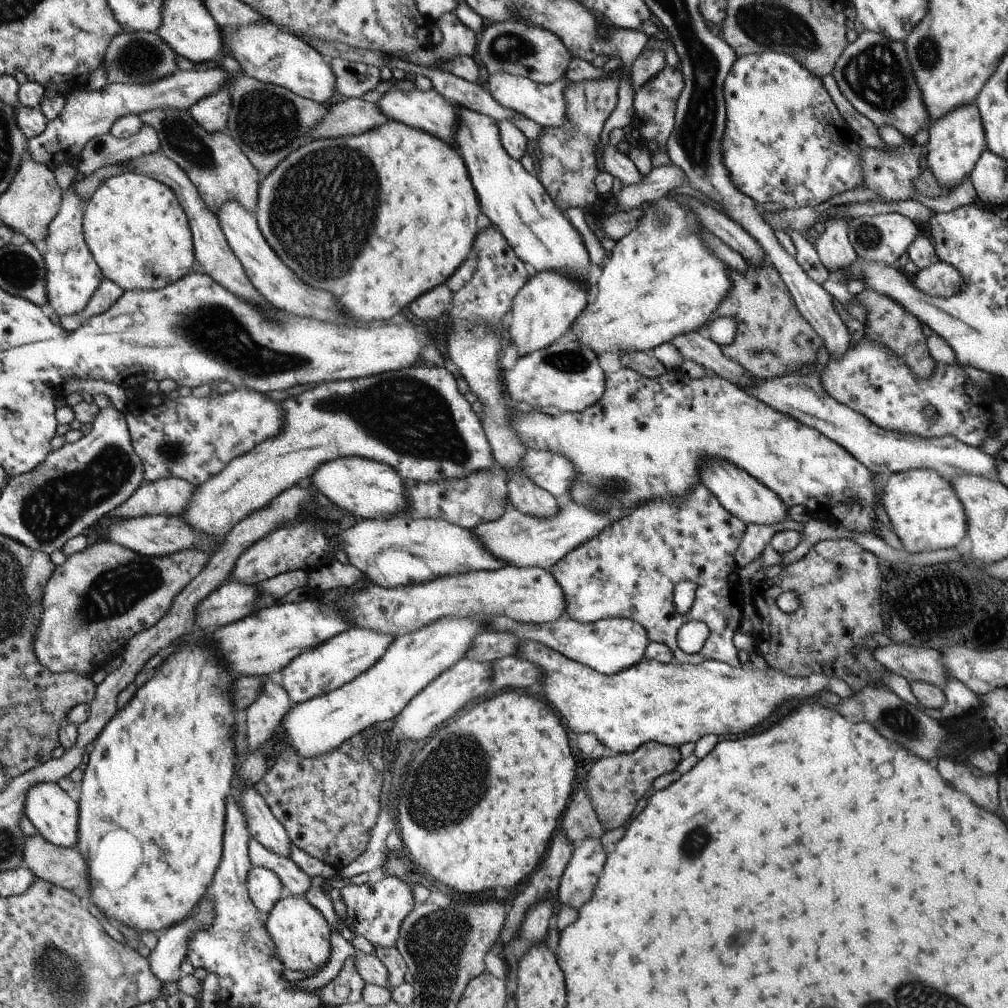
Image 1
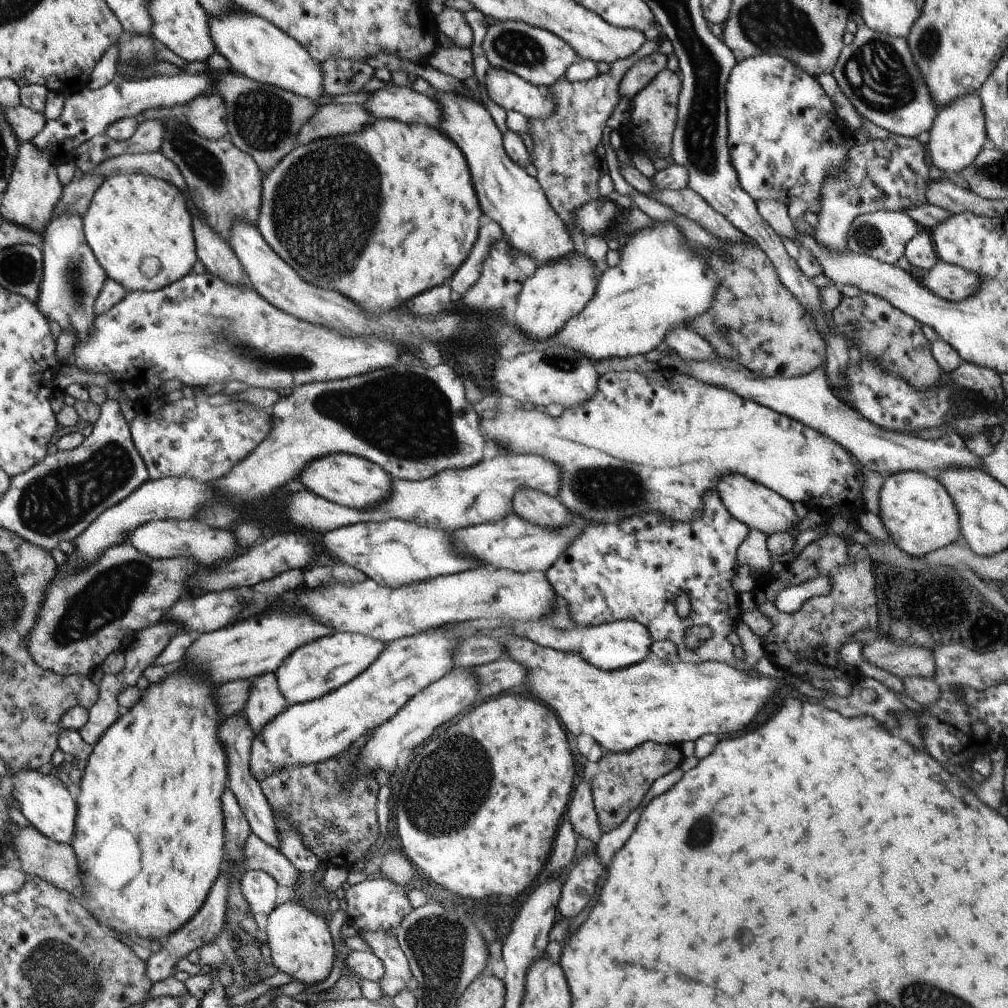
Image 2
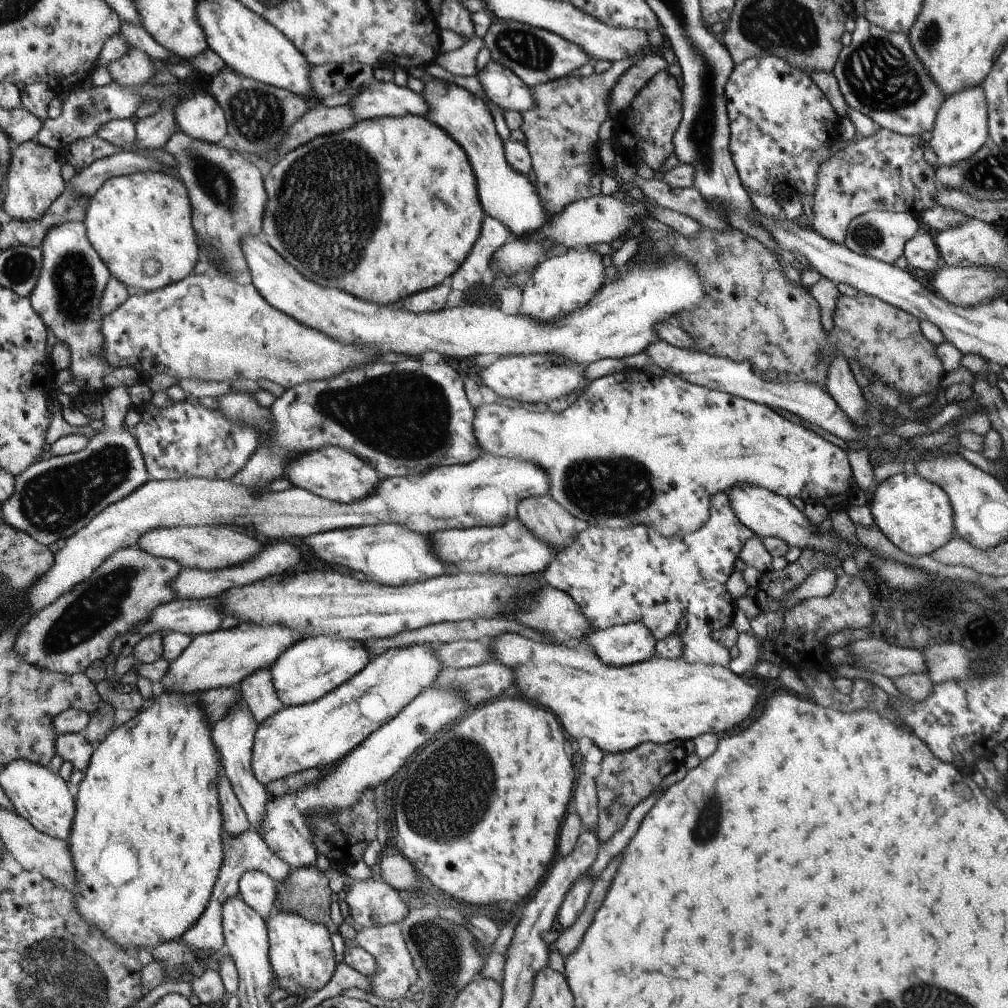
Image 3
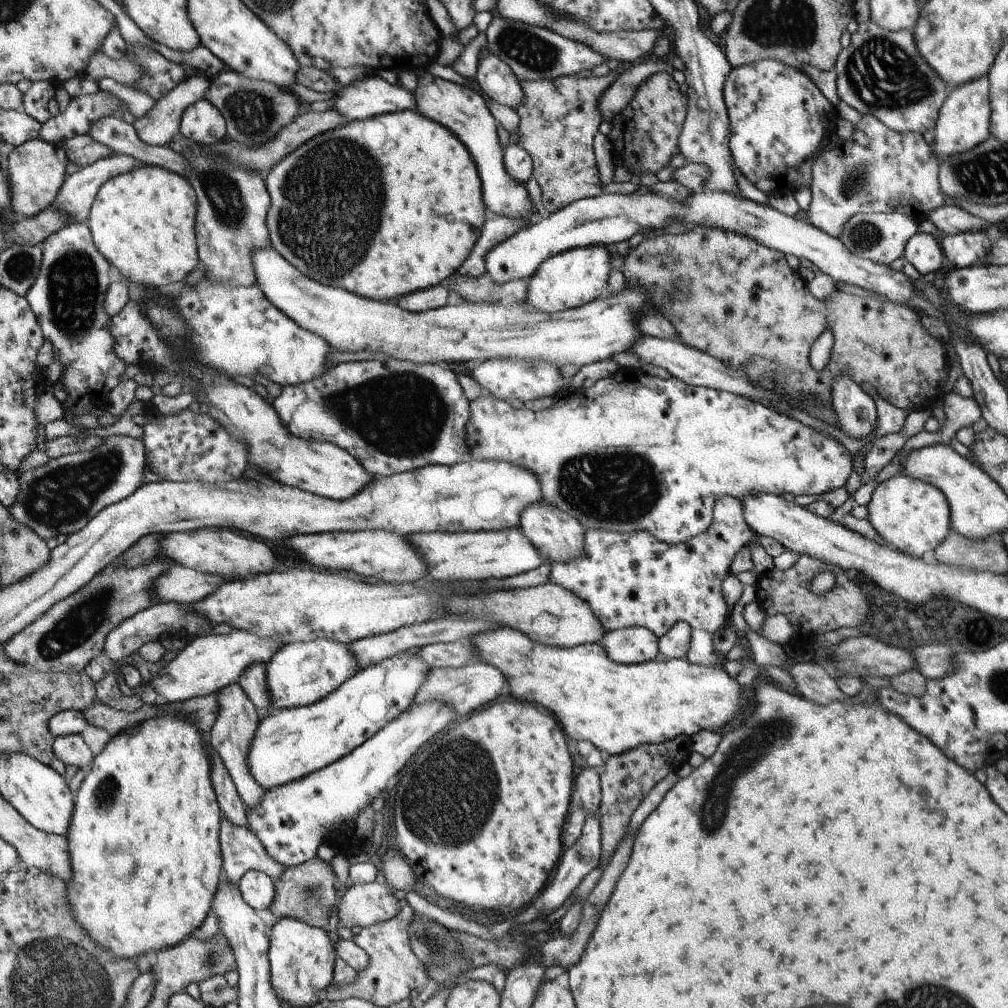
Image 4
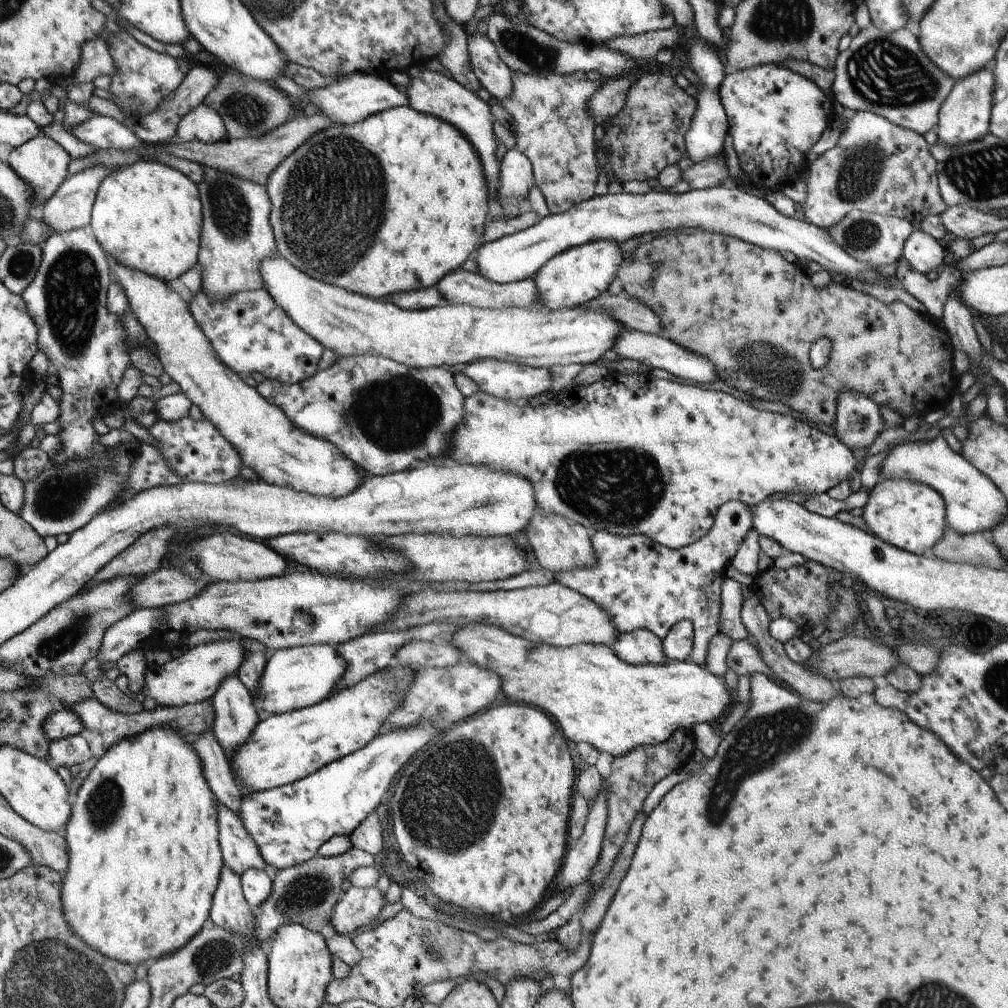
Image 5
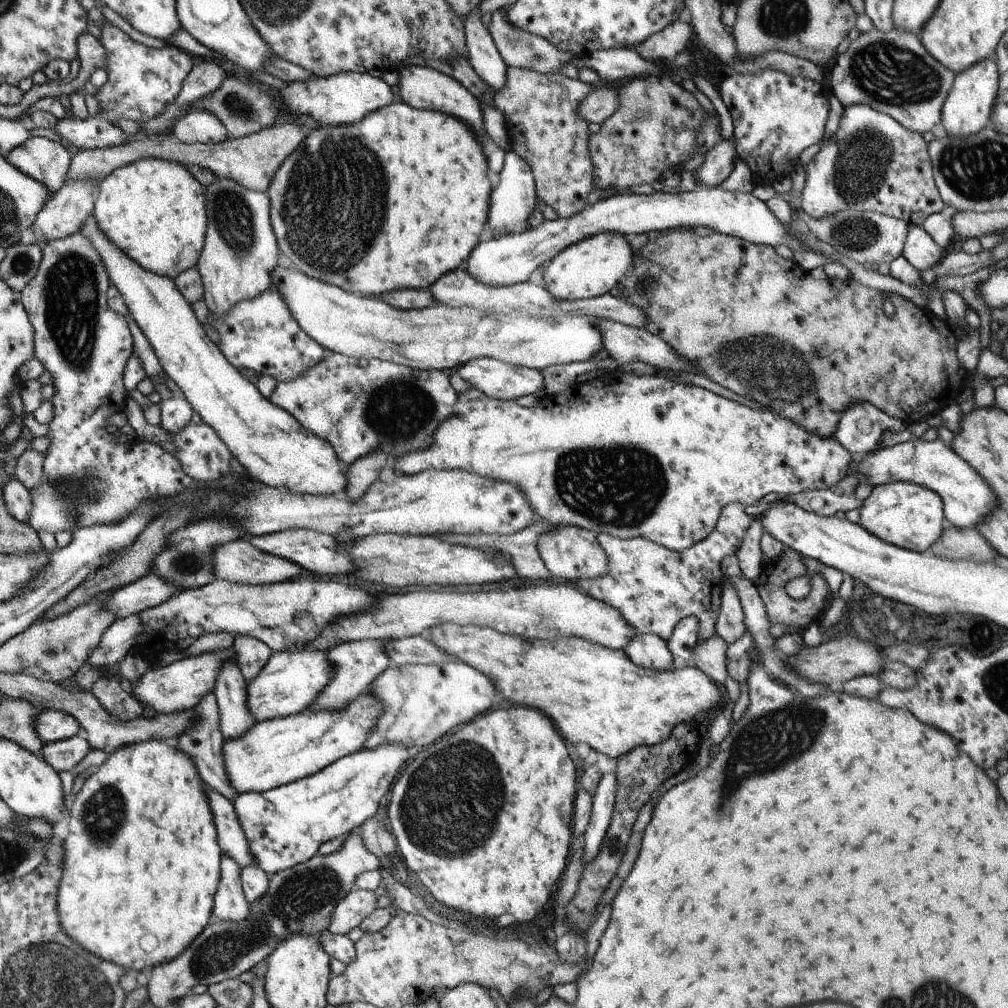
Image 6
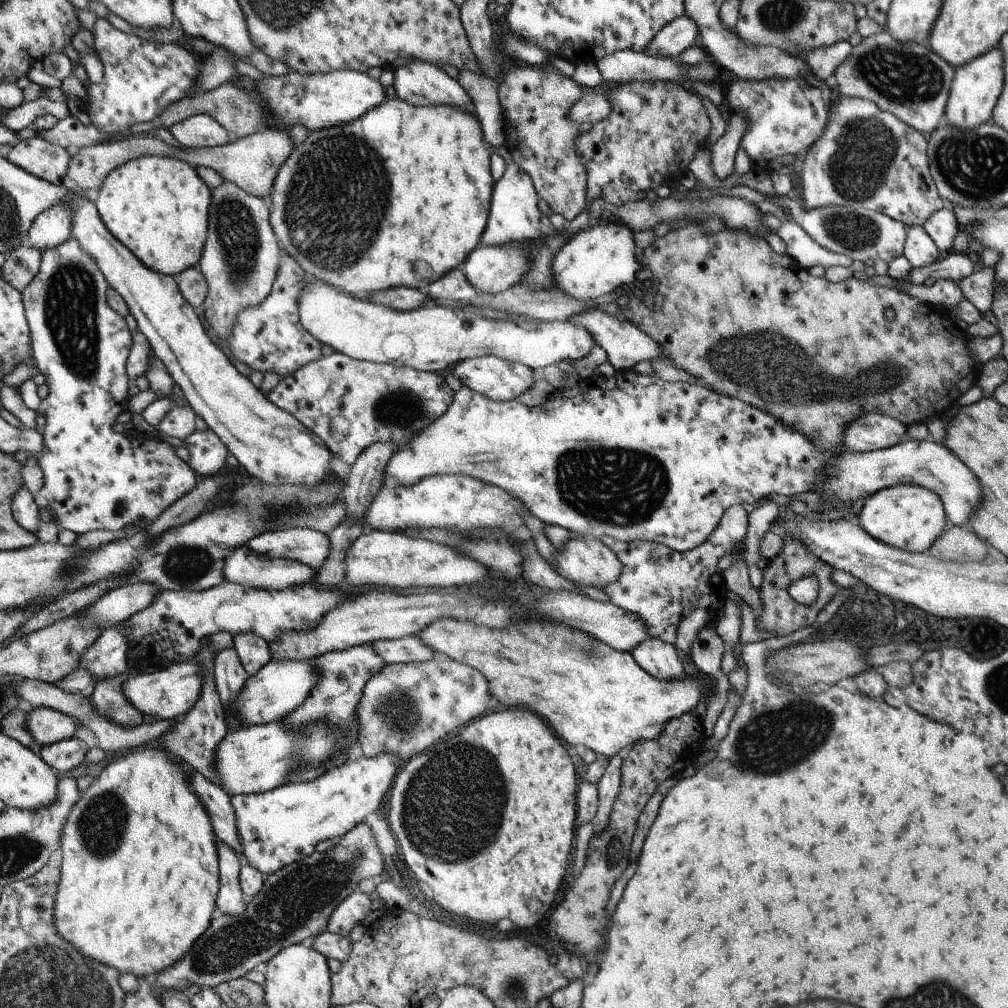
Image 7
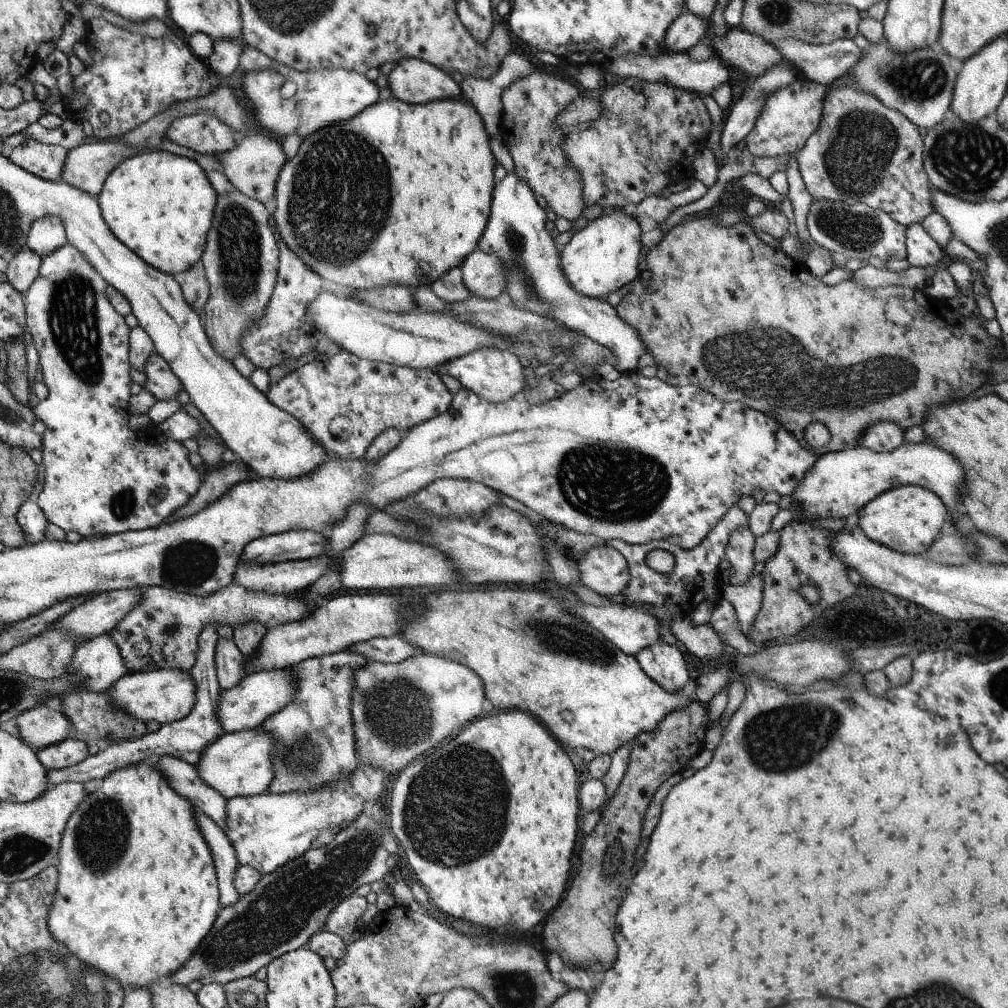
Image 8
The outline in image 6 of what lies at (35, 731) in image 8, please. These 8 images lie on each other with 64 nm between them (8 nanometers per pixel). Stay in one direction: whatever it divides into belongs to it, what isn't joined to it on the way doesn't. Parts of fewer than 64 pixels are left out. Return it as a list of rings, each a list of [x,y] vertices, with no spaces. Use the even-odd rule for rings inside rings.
[[[42,709],[38,720],[35,722],[35,729],[43,743],[72,738],[80,730],[79,722],[65,712],[54,709]]]

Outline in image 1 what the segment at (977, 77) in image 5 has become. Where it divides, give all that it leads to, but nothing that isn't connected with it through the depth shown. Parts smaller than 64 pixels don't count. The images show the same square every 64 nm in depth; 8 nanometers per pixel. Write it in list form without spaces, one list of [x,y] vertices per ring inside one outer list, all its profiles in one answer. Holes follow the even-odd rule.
[[[966,104],[931,121],[925,156],[930,171],[942,188],[958,187],[972,172],[980,154],[987,149],[986,134],[976,104]]]

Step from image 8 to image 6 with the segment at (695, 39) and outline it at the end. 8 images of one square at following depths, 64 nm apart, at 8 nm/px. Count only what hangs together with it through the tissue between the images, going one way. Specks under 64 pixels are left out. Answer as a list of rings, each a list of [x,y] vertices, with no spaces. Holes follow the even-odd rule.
[[[678,19],[672,24],[668,24],[664,30],[648,36],[642,44],[636,44],[633,49],[644,60],[673,59],[678,53],[687,50],[688,42],[694,32],[694,28],[690,24]]]

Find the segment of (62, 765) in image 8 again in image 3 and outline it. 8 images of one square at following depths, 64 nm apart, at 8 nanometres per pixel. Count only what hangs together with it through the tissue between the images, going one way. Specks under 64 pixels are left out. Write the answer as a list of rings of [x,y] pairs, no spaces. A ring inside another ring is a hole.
[[[66,733],[58,736],[55,741],[55,749],[64,762],[70,762],[78,770],[88,768],[90,758],[92,758],[93,749],[81,733]]]

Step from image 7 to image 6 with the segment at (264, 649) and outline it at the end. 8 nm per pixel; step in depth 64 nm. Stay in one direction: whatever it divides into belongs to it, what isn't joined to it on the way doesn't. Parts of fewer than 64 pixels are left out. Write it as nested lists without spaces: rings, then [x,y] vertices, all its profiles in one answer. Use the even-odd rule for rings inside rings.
[[[246,635],[235,636],[233,649],[240,672],[247,682],[259,676],[273,653],[267,643]]]

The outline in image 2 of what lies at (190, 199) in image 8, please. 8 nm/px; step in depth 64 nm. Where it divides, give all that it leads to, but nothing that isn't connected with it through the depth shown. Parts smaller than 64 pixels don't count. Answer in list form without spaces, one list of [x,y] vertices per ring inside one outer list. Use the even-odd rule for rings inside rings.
[[[145,174],[109,176],[94,192],[90,206],[83,216],[83,230],[104,270],[131,291],[156,291],[187,276],[199,258],[194,250],[192,214],[187,196],[166,179]]]

